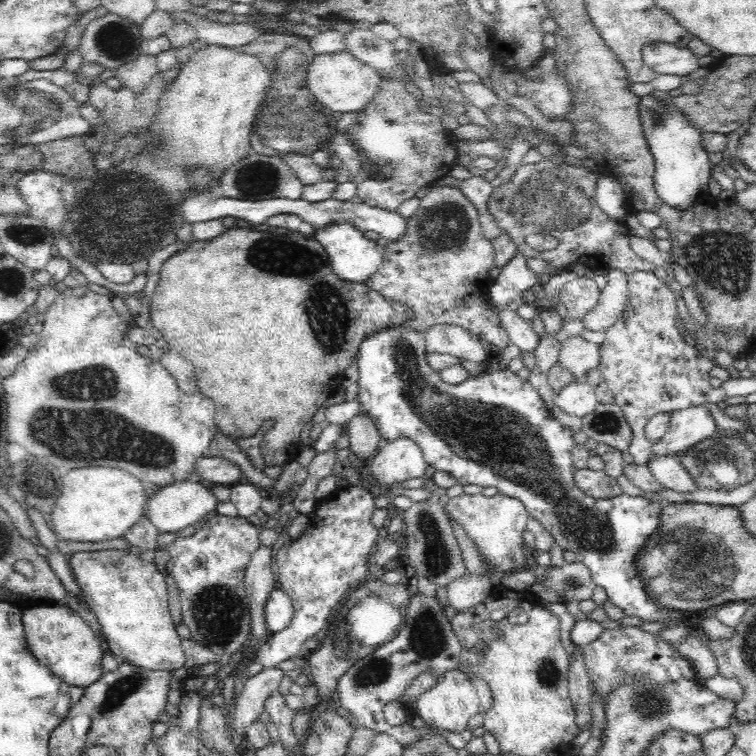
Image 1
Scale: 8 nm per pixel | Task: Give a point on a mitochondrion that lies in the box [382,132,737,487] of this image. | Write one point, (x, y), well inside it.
(550, 204)

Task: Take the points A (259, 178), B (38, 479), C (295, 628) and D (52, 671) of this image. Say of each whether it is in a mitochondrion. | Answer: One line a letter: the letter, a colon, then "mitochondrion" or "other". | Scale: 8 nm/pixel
A: mitochondrion
B: mitochondrion
C: other
D: other

